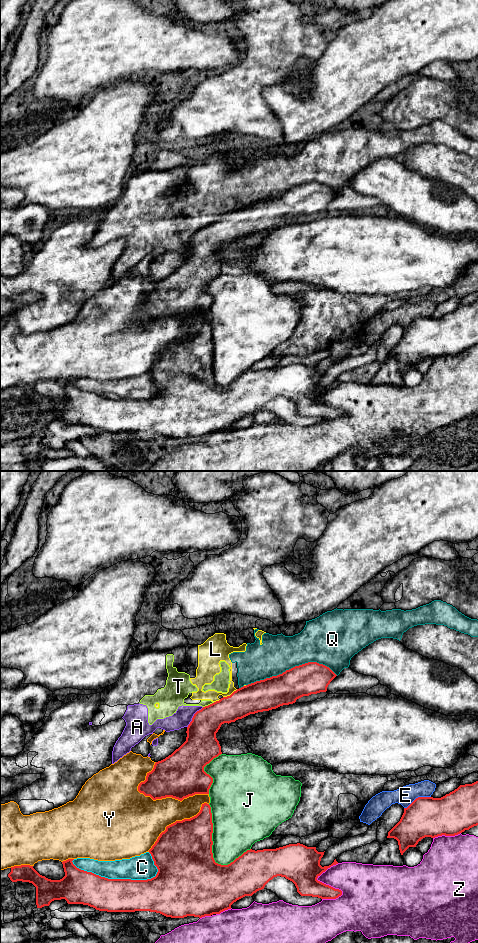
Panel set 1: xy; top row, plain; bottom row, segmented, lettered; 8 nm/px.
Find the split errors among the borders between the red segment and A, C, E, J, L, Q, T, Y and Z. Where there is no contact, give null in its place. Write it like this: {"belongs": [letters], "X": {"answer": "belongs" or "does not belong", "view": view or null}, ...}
{"belongs": [], "A": {"answer": "does not belong", "view": "xy"}, "C": {"answer": "does not belong", "view": "xy"}, "E": {"answer": "does not belong", "view": "xy"}, "J": {"answer": "does not belong", "view": "xy"}, "L": {"answer": "does not belong", "view": "xy"}, "Q": {"answer": "does not belong", "view": "xy"}, "T": {"answer": "does not belong", "view": "xy"}, "Y": {"answer": "does not belong", "view": "xy"}, "Z": {"answer": "does not belong", "view": "xy"}}

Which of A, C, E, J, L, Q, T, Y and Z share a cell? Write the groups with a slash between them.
A L Q T / C / E / J / Y / Z

